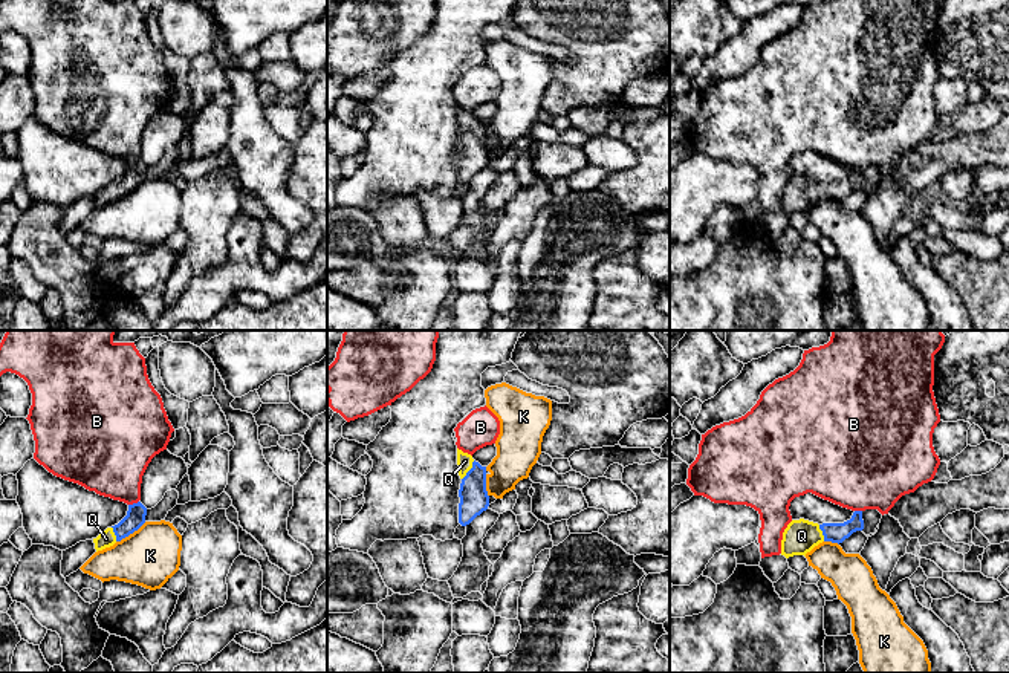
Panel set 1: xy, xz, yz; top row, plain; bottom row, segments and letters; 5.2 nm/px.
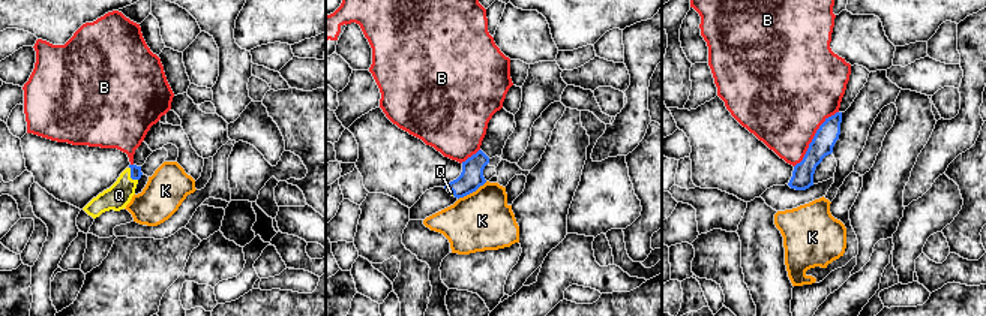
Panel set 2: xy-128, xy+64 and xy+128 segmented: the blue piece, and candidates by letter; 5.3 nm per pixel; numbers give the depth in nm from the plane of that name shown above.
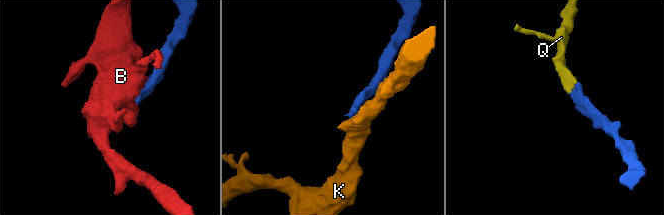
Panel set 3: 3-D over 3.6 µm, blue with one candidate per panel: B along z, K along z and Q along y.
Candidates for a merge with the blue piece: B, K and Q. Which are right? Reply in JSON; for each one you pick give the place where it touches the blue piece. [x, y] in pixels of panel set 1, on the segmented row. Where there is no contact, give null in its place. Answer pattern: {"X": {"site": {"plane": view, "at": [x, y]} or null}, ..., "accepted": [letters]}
{"Q": {"site": {"plane": "xz", "at": [470, 470]}}, "accepted": ["Q"]}

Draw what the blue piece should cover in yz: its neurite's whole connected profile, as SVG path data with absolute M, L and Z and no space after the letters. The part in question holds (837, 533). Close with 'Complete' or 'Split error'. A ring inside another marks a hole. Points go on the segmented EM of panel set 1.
M855 511L844 523L813 523L804 519L792 520L783 532L781 555L786 558L804 555L822 541L842 543L853 532L864 529L862 511Z. Split error

